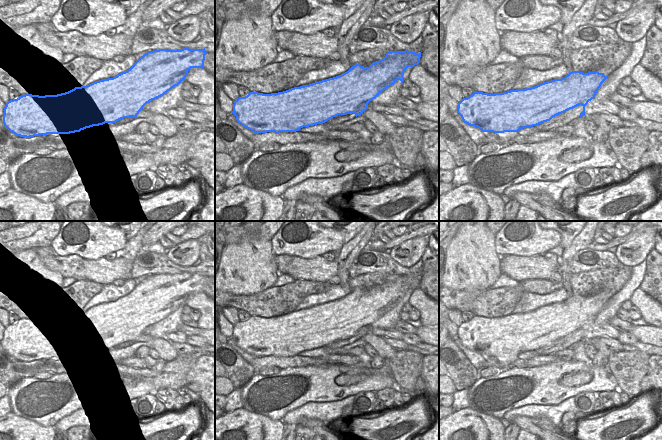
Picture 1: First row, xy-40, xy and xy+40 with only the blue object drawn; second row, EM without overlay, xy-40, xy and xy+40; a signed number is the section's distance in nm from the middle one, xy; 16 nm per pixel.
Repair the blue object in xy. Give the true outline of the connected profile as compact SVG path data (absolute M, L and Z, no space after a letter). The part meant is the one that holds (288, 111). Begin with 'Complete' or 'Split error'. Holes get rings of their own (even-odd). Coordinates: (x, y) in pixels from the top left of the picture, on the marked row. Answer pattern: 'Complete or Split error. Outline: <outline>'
Complete. Outline: M408 50L391 51L387 52L382 60L372 63L369 67L356 64L339 76L309 85L271 94L250 92L233 102L232 113L239 124L255 134L296 132L303 127L323 124L338 115L354 113L356 117L361 116L368 109L368 103L381 92L397 80L400 80L402 85L405 70L418 65L420 57L421 52L417 54Z

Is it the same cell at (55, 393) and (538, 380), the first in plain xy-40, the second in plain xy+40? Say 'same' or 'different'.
same

